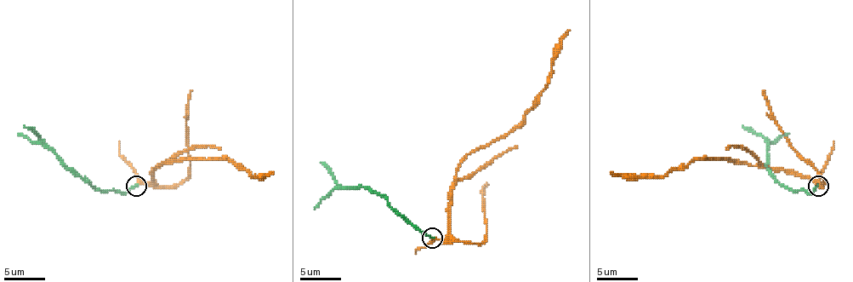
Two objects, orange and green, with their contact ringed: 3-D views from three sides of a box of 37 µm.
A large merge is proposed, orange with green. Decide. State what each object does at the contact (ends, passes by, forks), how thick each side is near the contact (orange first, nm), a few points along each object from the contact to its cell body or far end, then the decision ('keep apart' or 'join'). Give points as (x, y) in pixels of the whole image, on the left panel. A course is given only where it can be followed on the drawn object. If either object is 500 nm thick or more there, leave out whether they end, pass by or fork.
orange passes by; green ends; calibres 160 and 160 nm; course orange (135, 184), (147, 184), (162, 164), (180, 159), (230, 159), (251, 175), (269, 175), (273, 172); course green (135, 186), (119, 192), (97, 190), (24, 125); join

